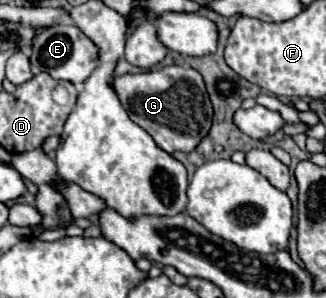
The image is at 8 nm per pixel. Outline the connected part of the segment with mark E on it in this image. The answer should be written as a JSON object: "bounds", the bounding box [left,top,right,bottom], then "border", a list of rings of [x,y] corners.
{"bounds":[31,25,99,85],"border":[[[53,25],[37,33],[37,41],[33,43],[33,53],[31,53],[31,65],[33,73],[45,71],[55,79],[65,79],[79,85],[85,83],[87,77],[97,69],[99,47],[89,37],[85,37],[75,25]]]}

